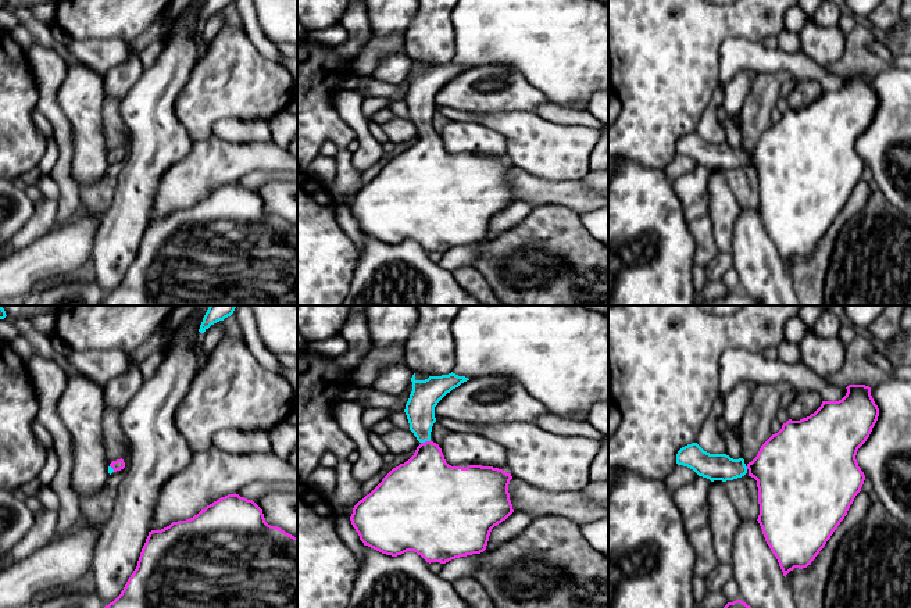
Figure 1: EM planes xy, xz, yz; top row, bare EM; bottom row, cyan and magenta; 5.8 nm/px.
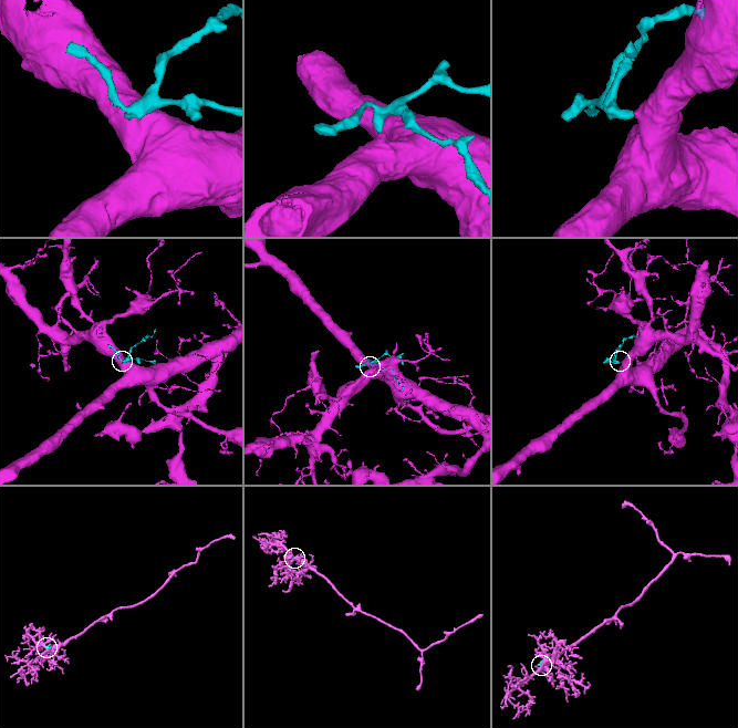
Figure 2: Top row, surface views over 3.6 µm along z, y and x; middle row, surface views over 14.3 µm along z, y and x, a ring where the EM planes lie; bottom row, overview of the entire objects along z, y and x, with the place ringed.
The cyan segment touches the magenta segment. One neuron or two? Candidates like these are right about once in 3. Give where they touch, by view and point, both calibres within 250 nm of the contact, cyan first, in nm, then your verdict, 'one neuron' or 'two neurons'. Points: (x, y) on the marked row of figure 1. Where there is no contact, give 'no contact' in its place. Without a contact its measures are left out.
xz (424, 442) | 170/360 nm | one neuron

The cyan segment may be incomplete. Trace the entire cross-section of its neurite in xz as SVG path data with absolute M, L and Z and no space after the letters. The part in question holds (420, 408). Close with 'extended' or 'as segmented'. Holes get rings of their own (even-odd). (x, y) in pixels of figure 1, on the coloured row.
M453 372L429 376L425 380L417 380L415 373L412 375L412 391L404 412L410 430L421 444L408 461L393 468L354 505L350 521L364 546L392 557L414 551L429 564L446 564L483 552L492 529L514 512L508 493L511 473L482 465L451 466L446 462L439 444L431 440L436 422L435 407L467 380L469 379Z | extended

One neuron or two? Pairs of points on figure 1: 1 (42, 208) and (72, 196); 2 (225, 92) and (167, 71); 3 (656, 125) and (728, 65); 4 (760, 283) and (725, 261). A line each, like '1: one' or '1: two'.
1: two
2: two
3: two
4: two

